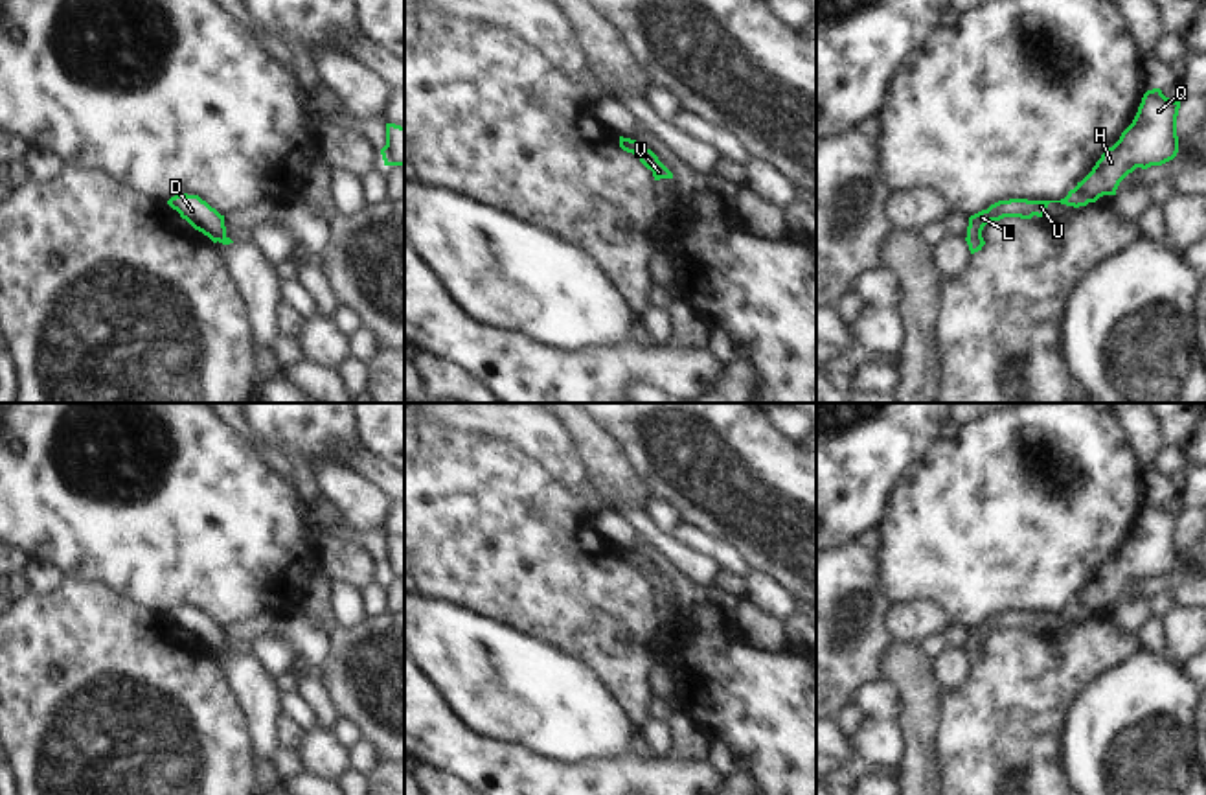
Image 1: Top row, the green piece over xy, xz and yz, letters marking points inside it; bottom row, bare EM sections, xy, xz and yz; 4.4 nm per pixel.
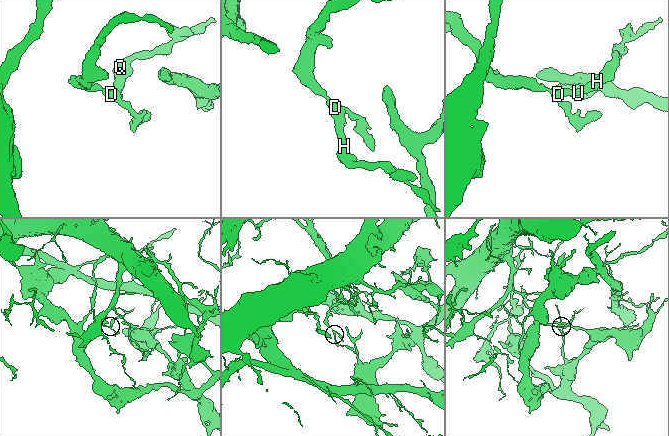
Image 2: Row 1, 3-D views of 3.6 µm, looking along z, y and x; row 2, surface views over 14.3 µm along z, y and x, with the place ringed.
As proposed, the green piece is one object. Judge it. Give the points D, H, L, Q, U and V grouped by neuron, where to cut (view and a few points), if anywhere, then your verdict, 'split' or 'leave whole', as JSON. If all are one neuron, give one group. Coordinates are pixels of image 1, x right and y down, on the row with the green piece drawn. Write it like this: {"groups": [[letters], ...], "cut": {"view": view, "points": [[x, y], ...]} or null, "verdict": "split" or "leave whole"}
{"groups": [["D", "H", "L", "Q", "U", "V"]], "cut": null, "verdict": "leave whole"}

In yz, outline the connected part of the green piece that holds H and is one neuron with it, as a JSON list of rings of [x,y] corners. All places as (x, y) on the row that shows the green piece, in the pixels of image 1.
[[[1160,88],[1147,90],[1142,98],[1132,123],[1120,140],[1109,147],[1092,171],[1077,182],[1061,201],[1009,199],[991,204],[969,217],[967,245],[971,254],[985,245],[982,230],[989,221],[1004,217],[1042,217],[1050,202],[1066,206],[1087,206],[1103,195],[1116,195],[1120,182],[1136,167],[1147,169],[1173,160],[1178,153],[1177,116],[1180,101],[1173,101]]]

